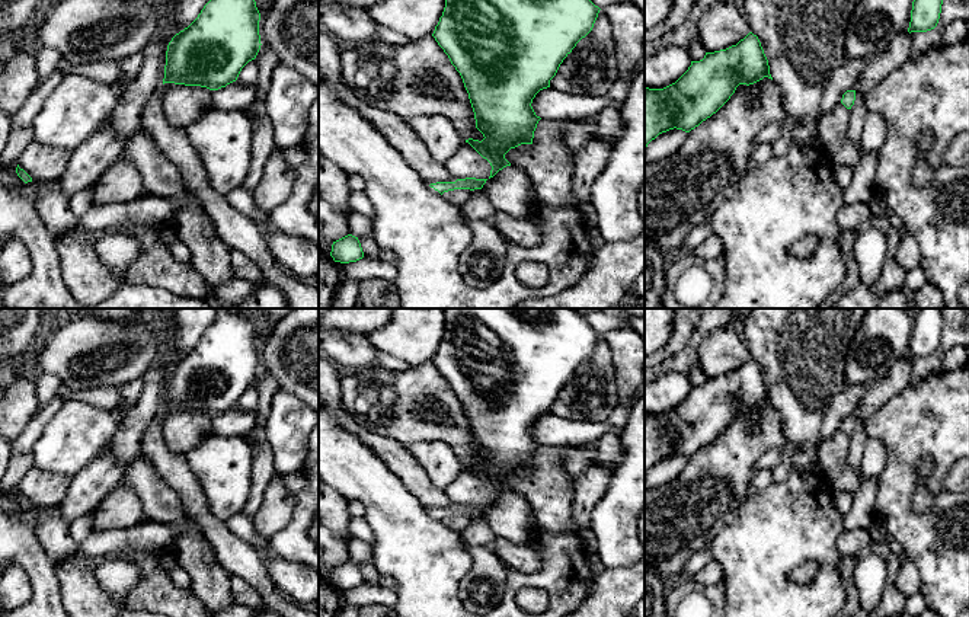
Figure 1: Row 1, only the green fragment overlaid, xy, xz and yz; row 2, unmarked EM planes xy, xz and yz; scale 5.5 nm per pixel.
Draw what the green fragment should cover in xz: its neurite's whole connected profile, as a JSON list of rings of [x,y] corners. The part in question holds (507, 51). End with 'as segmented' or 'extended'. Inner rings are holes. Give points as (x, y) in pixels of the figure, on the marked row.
[[[445,0],[442,16],[432,36],[460,73],[474,112],[476,128],[483,140],[468,143],[490,166],[490,178],[511,163],[505,154],[521,144],[533,144],[540,116],[531,103],[535,95],[550,87],[563,60],[594,28],[599,7],[591,0]]]; as segmented

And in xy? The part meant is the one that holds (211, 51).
[[[210,0],[198,17],[169,42],[163,84],[175,83],[218,90],[236,81],[242,68],[255,60],[260,49],[259,20],[260,13],[255,0]]]; as segmented

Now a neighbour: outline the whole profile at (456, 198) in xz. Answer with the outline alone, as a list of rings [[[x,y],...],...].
[[[454,189],[444,192],[439,195],[444,201],[447,201],[451,207],[460,208],[471,198],[473,191],[470,189]]]

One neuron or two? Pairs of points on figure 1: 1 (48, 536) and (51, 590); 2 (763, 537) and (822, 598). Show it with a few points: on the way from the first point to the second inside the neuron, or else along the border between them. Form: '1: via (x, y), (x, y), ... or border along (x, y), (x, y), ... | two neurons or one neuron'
1: border along (34, 527), (41, 549), (56, 562) | two neurons
2: via (763, 559), (763, 568), (793, 598), (800, 598) | one neuron

